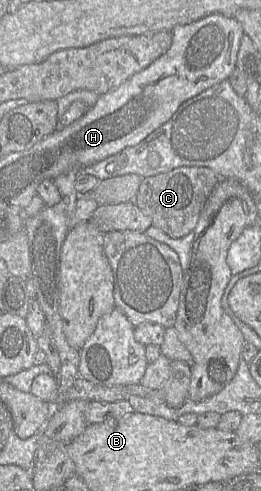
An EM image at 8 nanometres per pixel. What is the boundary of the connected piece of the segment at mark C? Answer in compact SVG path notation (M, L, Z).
M178 167L167 173L143 178L134 203L144 214L151 217L153 226L171 238L181 238L194 230L204 203L219 179L219 176L207 167Z

